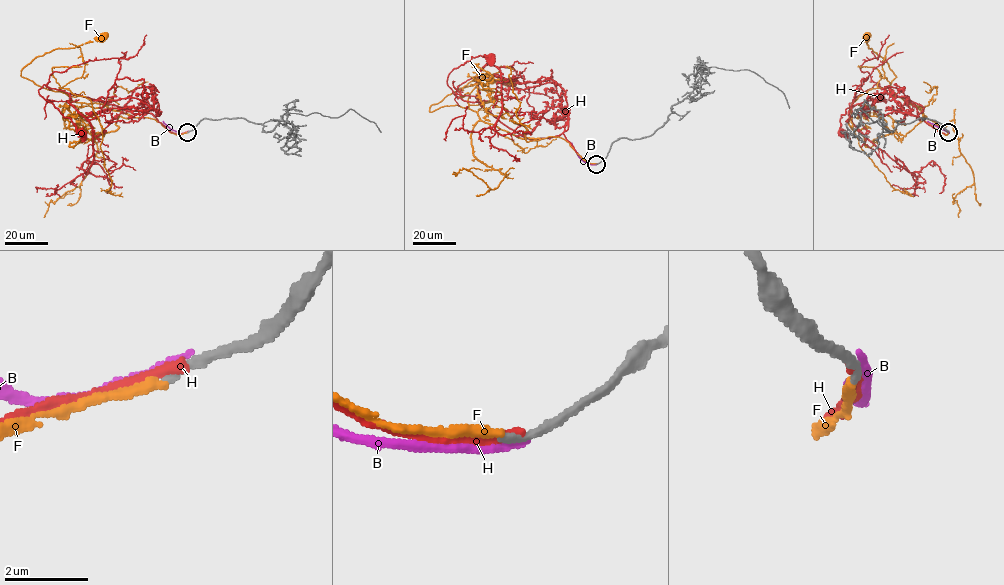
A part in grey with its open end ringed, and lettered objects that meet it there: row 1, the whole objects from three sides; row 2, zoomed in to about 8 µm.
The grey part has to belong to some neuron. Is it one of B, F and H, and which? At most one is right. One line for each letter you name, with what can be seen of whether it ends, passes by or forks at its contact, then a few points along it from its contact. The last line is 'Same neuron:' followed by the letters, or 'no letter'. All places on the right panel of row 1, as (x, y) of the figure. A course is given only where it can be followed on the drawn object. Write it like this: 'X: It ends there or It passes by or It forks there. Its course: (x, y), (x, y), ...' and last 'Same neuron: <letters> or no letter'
F: It ends there. Its course: (948, 132), (936, 130), (921, 117), (919, 104), (889, 89), (896, 76), (868, 47), (866, 36)
Same neuron: F

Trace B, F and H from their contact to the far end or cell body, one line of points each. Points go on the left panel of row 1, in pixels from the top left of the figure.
B: (188, 131), (179, 133), (163, 121)
F: (187, 132), (175, 135), (150, 118), (74, 102), (21, 76), (37, 57), (103, 36)
H: (188, 131), (171, 132), (151, 114), (44, 85), (38, 93), (69, 118), (82, 134)

